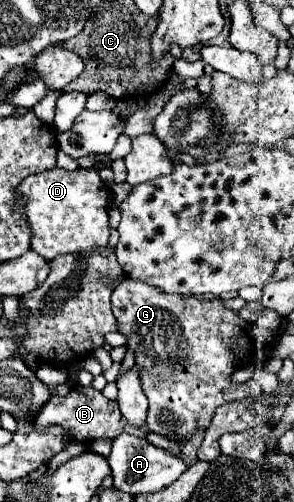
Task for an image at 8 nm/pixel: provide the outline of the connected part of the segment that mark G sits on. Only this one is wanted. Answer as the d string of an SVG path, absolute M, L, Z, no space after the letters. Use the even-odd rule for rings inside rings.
M124 277L122 283L112 291L112 313L118 323L118 333L126 337L126 347L134 353L140 385L150 403L150 433L158 433L174 441L188 441L198 429L206 429L210 425L216 407L262 393L260 383L254 379L246 383L232 383L232 373L252 361L254 365L266 363L276 345L278 333L264 329L258 323L244 321L236 311L224 307L222 299L200 301L192 295L170 295L162 289L146 285L144 281Z

